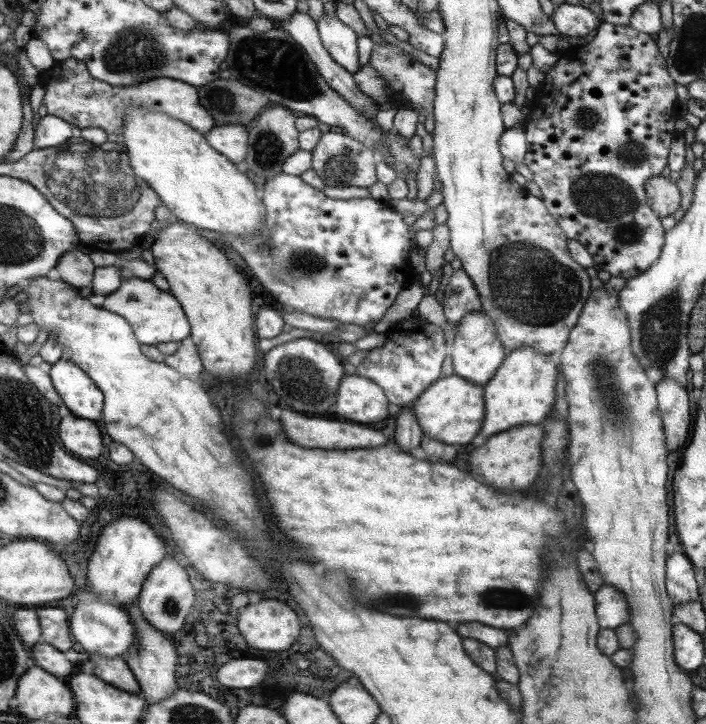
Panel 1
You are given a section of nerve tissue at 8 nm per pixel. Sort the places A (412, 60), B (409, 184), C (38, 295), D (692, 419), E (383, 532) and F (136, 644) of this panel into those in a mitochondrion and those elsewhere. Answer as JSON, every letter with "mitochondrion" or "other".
{"A":"other","B":"other","C":"mitochondrion","D":"other","E":"other","F":"other"}

